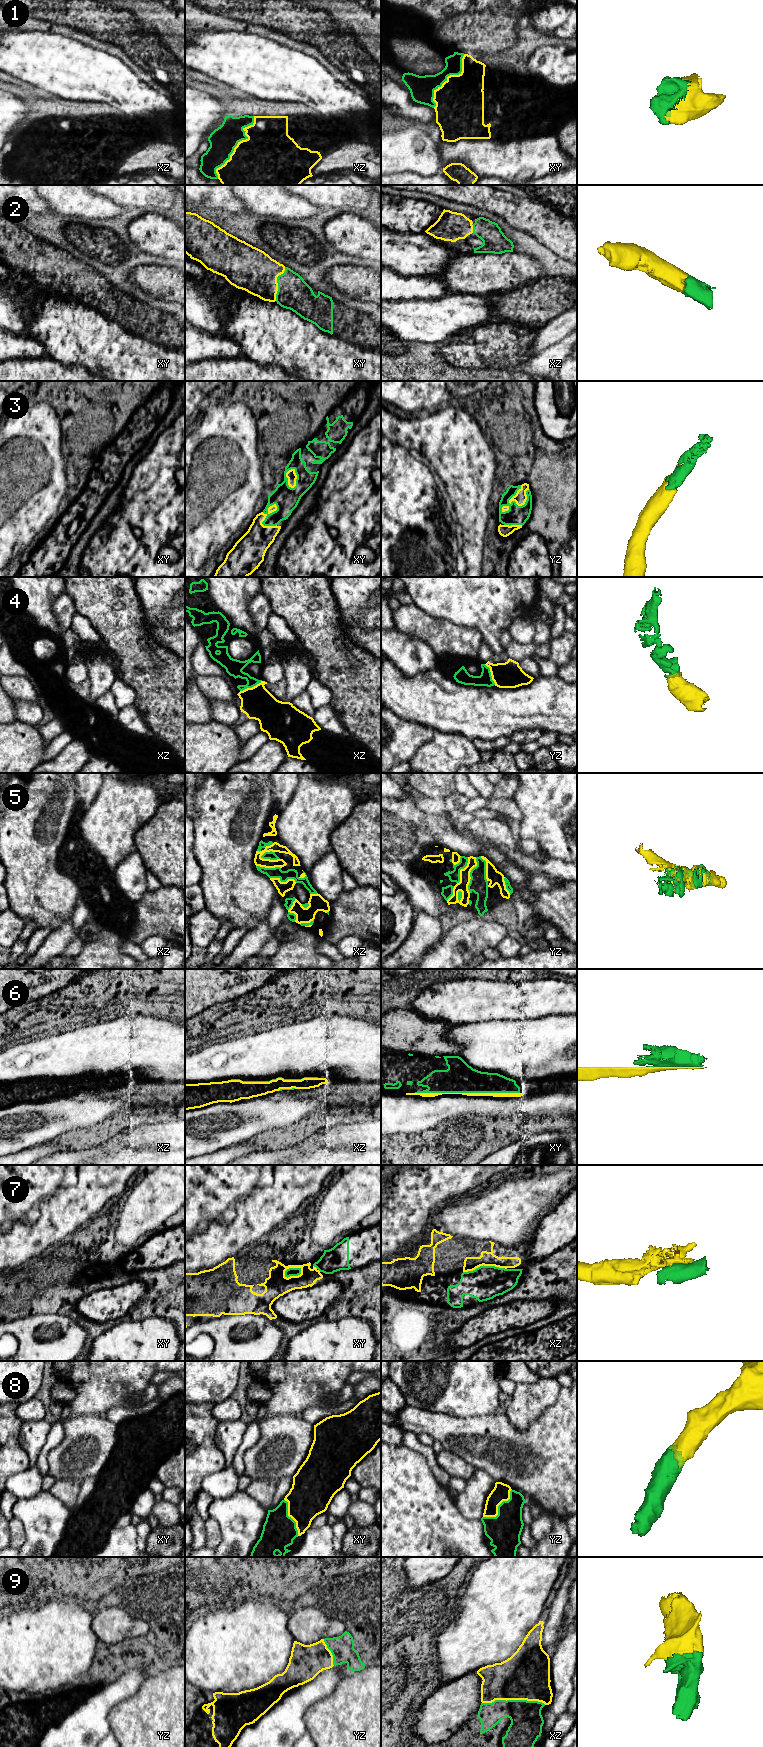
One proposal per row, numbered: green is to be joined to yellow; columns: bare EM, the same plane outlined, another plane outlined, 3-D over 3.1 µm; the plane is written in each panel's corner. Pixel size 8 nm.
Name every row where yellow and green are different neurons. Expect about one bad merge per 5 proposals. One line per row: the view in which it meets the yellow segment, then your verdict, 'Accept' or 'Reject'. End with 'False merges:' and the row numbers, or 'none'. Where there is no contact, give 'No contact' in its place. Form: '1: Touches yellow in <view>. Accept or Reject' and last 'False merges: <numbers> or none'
1: Touches yellow in xz. Accept
2: Touches yellow in xy. Accept
3: Touches yellow in xy. Accept
4: Touches yellow in xz. Accept
5: Touches yellow in yz. Accept
6: Touches yellow in xy. Accept
7: Touches yellow in xz. Accept
8: Touches yellow in yz. Accept
9: Touches yellow in xz. Accept
False merges: none

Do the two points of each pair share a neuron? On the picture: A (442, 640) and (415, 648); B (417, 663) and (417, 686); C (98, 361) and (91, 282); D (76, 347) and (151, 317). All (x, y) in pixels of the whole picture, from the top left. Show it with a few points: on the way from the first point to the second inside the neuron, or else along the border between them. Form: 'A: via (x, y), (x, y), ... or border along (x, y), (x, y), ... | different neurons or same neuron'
A: border along (405, 635), (424, 641), (437, 658) | different neurons
B: border along (395, 665), (408, 677), (413, 677), (437, 667) | different neurons
C: border along (71, 300), (80, 301), (113, 322) | different neurons
D: border along (136, 334), (153, 341), (157, 345) | different neurons

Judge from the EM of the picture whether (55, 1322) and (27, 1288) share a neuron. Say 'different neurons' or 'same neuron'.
different neurons

